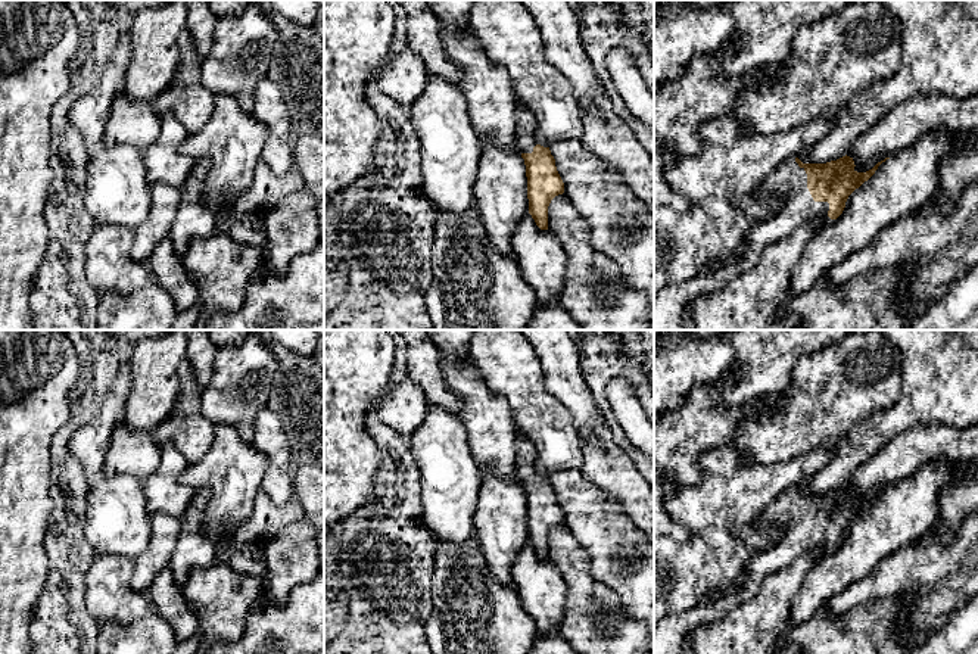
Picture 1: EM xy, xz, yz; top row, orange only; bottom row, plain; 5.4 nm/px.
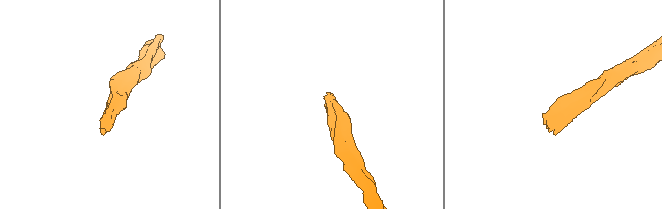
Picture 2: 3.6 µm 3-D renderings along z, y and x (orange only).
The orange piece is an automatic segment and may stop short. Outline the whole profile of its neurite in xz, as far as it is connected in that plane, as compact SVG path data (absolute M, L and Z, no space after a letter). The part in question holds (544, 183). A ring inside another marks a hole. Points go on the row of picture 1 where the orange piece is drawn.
M520 105L516 110L516 147L526 165L529 214L541 230L548 230L548 206L564 193L564 183L549 147L535 138L533 115Z

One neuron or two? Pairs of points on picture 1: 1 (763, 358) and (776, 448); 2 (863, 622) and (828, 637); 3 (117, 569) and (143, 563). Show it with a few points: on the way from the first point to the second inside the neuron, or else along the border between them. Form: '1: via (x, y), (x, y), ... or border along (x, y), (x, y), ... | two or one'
1: border along (794, 370), (784, 389), (766, 392), (744, 404) | two
2: via (855, 631), (849, 637), (837, 637) | one
3: border along (133, 561), (131, 585), (148, 595) | two

